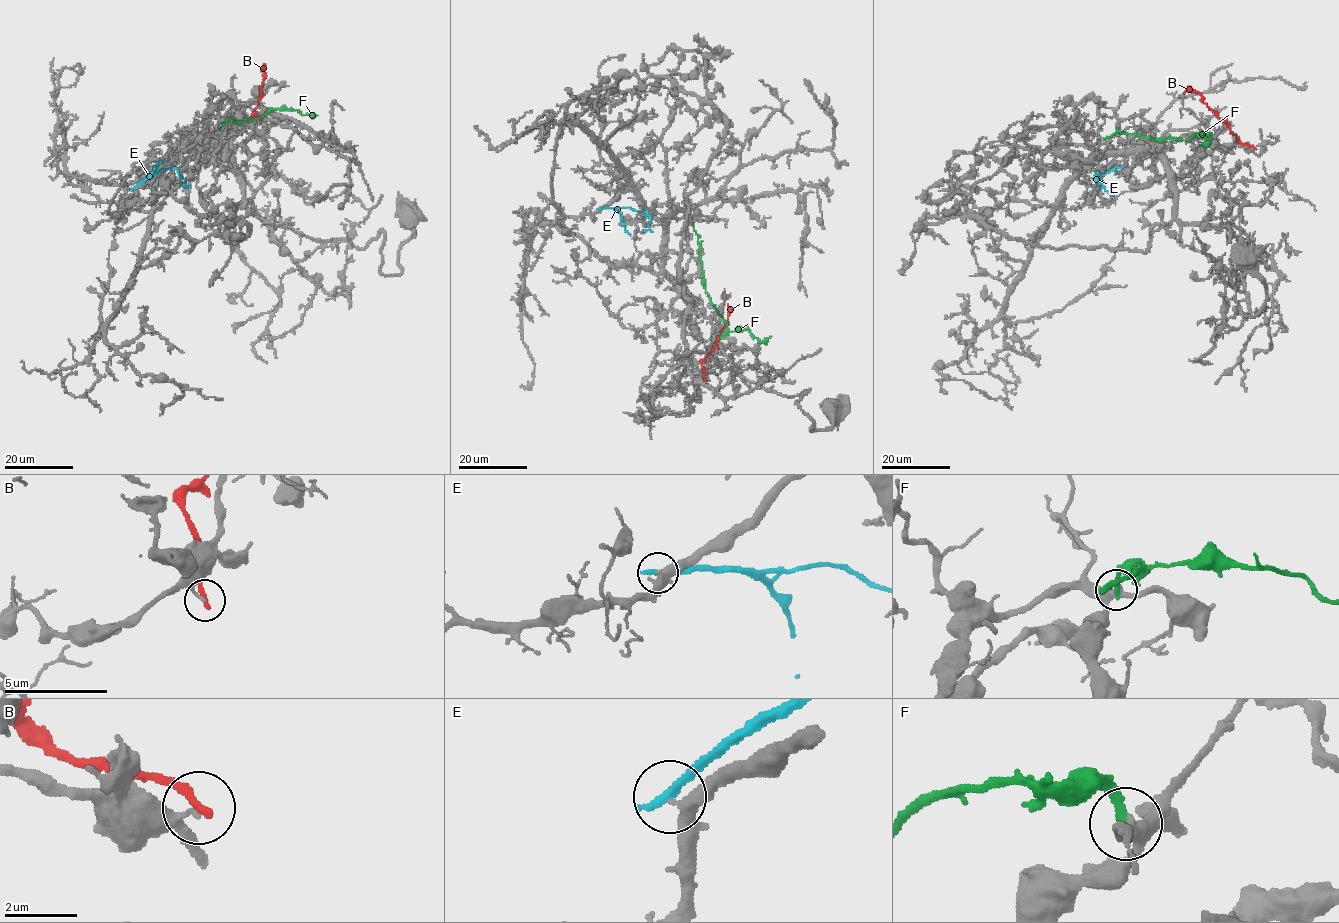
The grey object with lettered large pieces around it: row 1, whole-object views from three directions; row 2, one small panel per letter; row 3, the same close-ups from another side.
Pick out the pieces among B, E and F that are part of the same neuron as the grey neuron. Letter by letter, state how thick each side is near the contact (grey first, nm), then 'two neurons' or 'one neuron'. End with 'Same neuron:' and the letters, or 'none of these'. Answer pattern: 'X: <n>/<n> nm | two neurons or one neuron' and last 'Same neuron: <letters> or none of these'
B: 120/260 nm | two neurons
E: 280/320 nm | two neurons
F: 280/280 nm | two neurons
Same neuron: none of these

